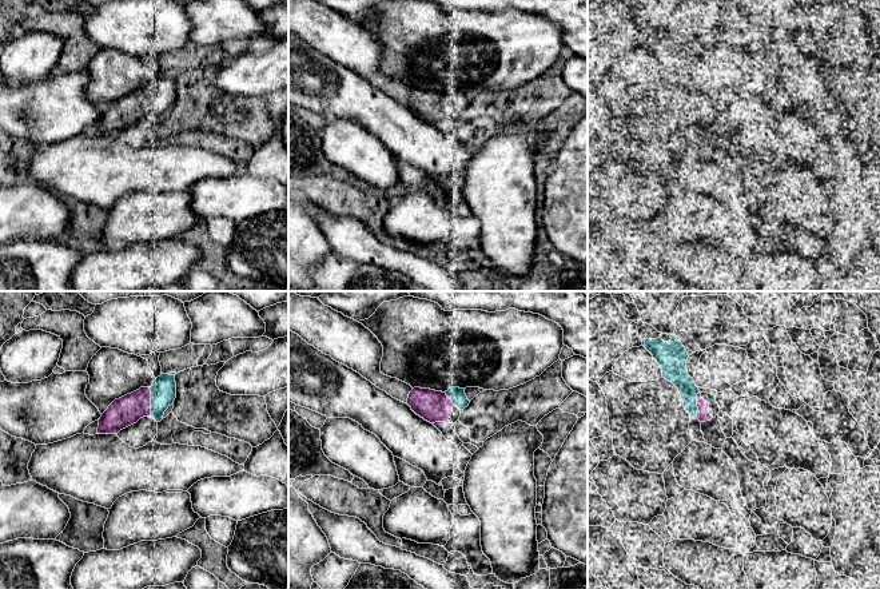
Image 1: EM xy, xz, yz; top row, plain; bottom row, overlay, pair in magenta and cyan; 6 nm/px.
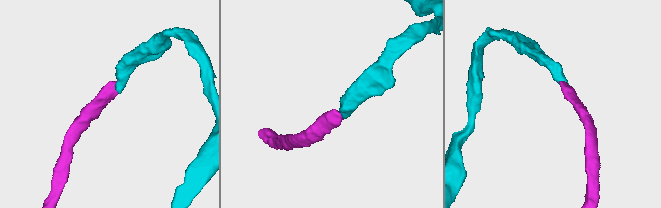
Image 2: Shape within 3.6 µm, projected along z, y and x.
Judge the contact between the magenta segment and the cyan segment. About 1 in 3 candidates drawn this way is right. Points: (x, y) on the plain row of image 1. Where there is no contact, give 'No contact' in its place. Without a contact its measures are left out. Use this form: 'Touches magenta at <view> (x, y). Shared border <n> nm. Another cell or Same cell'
Touches magenta at xy (150, 103). Shared border 180 nm. Same cell

